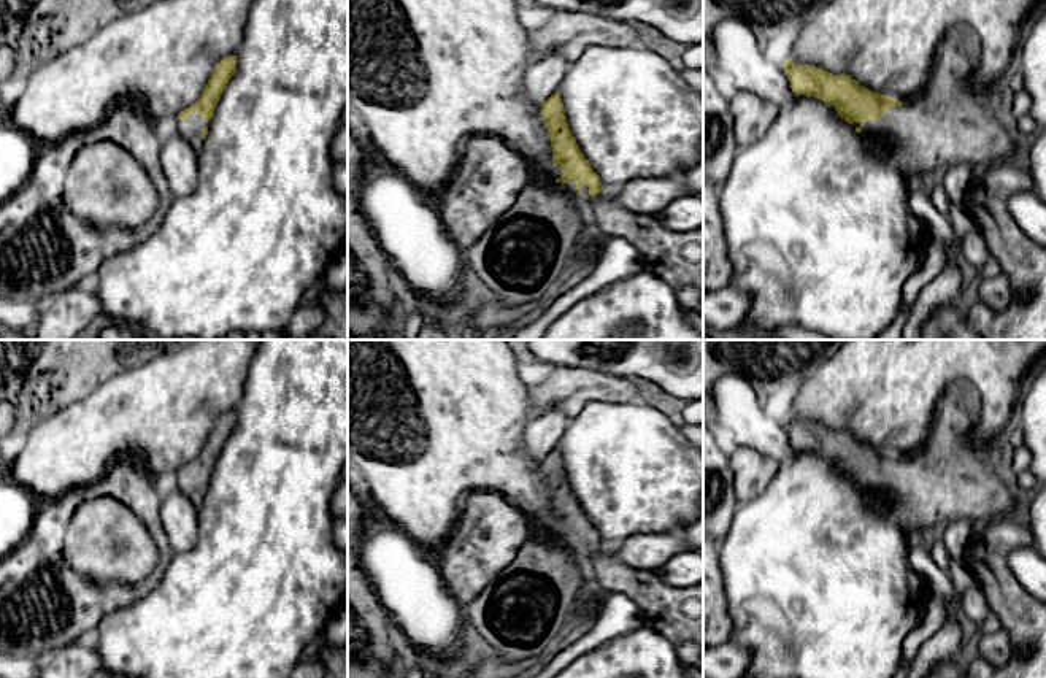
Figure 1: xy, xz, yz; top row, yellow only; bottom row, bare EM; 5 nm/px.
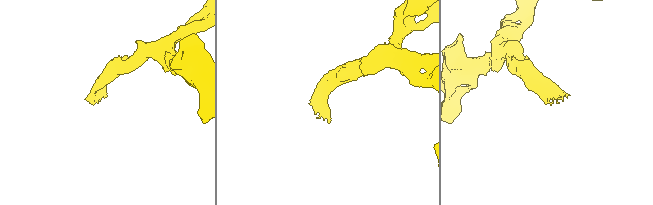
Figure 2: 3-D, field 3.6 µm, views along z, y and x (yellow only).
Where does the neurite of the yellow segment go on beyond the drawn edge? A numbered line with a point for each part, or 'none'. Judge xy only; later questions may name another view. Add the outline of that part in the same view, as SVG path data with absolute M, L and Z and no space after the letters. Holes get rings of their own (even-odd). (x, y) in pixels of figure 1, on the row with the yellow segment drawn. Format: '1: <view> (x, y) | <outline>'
1: xy (191, 129) | M192 114L186 121L175 119L173 129L183 135L189 144L198 152L203 146L202 129L210 127L210 122L203 121L200 114Z

